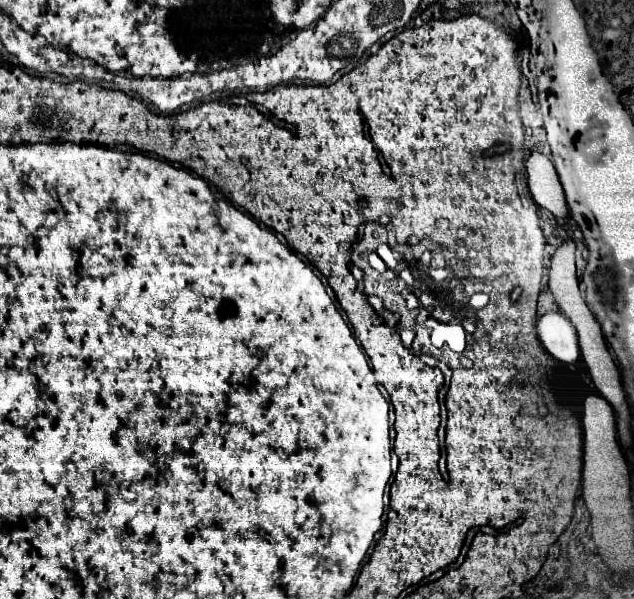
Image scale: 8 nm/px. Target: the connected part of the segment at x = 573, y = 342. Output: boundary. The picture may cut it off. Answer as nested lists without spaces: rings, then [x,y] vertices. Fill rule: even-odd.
[[[546,312],[544,316],[540,316],[536,330],[542,346],[556,360],[566,364],[572,364],[578,360],[580,348],[578,348],[576,328],[570,324],[570,320],[566,320],[562,312]]]

